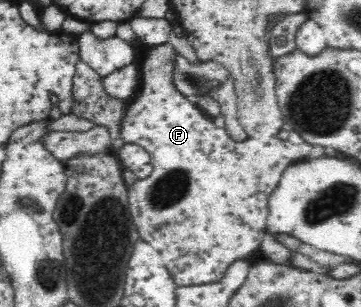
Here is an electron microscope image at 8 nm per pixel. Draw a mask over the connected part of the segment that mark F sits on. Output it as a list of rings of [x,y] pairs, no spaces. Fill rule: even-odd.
[[[162,43],[147,51],[143,66],[132,62],[103,77],[102,84],[110,96],[126,101],[134,95],[142,69],[142,91],[126,109],[125,118],[119,125],[120,139],[125,144],[141,145],[150,154],[153,168],[148,177],[127,186],[128,211],[141,240],[159,253],[172,281],[177,287],[186,287],[218,282],[229,265],[240,259],[248,259],[250,253],[258,251],[265,234],[268,196],[288,165],[301,158],[342,153],[306,141],[294,144],[275,136],[262,141],[248,137],[245,140],[232,139],[225,127],[217,127],[191,97],[176,88],[174,71],[178,57],[178,51],[170,43]]]

